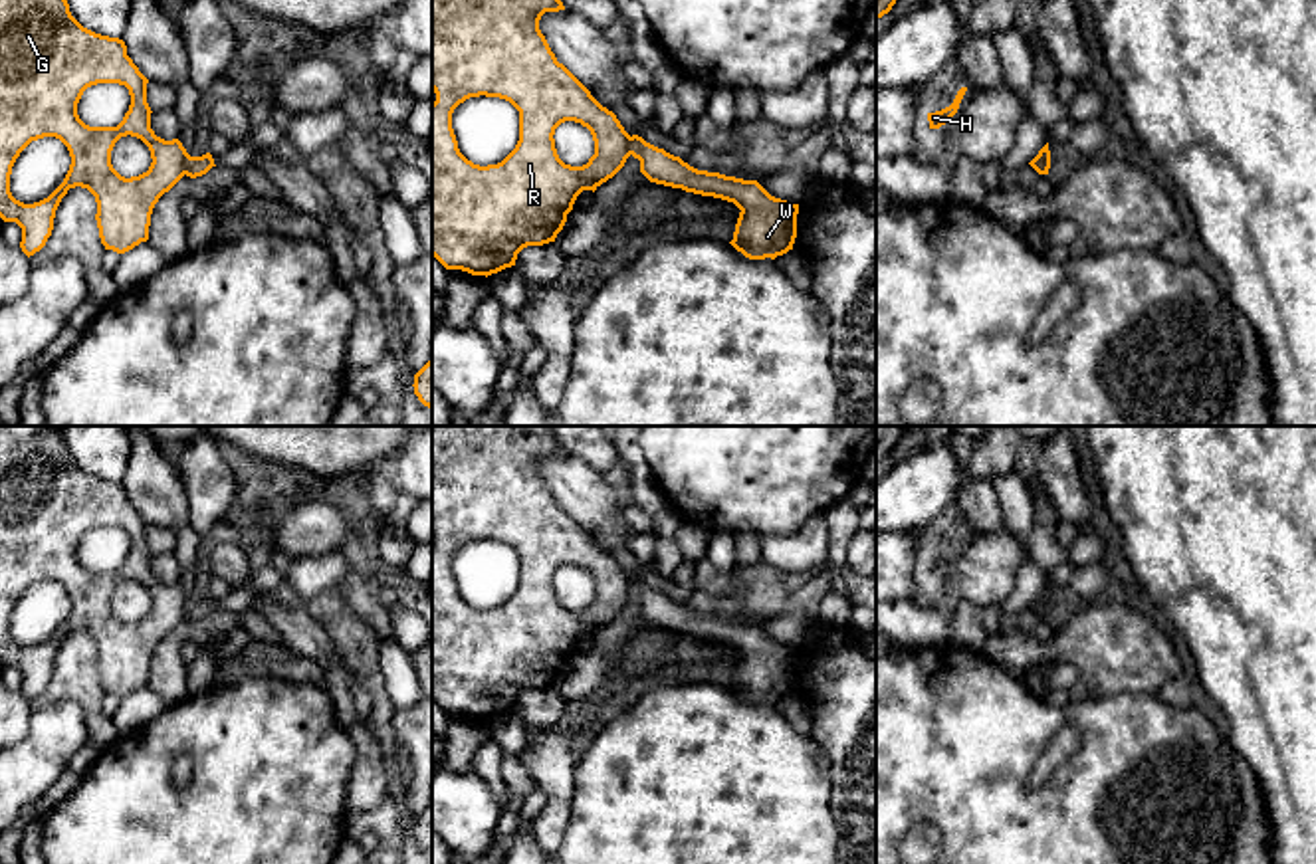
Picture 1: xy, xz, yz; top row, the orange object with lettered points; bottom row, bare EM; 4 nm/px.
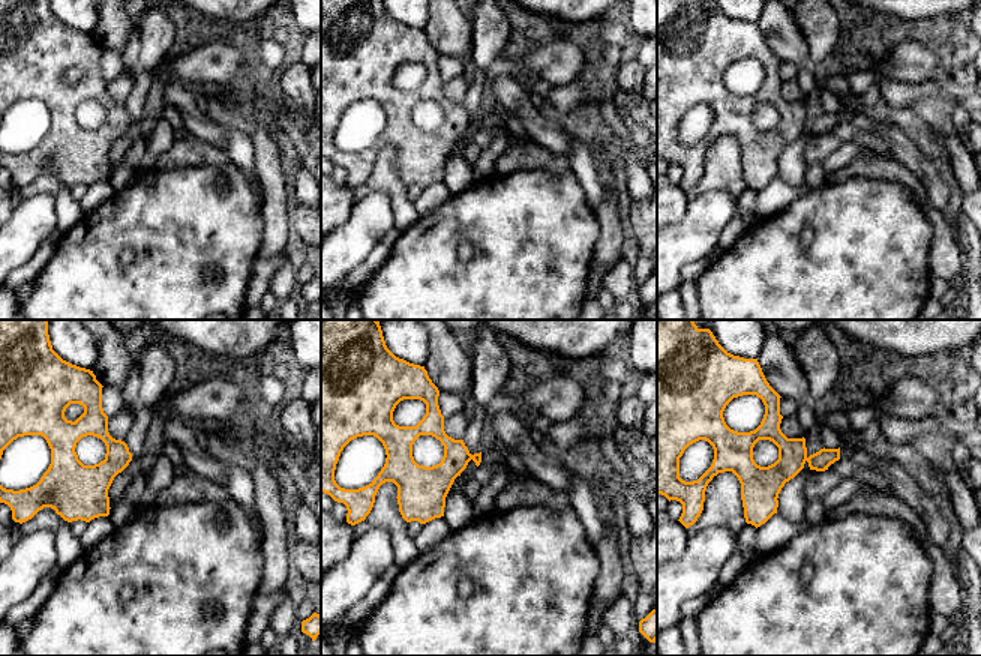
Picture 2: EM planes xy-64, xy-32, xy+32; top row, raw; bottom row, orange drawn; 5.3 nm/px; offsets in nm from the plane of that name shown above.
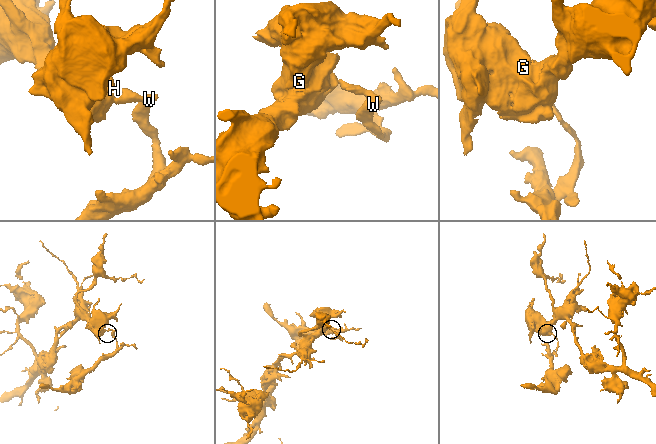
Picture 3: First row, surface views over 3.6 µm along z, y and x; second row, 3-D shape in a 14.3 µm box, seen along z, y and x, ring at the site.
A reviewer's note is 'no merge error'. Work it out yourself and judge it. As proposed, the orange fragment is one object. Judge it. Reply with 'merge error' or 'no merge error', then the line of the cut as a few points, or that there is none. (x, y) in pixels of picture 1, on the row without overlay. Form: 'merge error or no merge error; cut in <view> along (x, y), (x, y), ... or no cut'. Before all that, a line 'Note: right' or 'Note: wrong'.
Note: wrong
merge error; cut in xy along (189, 599), (185, 617)

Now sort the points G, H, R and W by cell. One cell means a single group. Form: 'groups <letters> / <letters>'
groups G H R / W

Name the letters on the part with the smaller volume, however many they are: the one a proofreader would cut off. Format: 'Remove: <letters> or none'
Remove: W

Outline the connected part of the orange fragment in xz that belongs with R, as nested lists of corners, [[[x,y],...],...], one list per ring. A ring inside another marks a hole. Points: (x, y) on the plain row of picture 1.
[[[432,426],[432,700],[446,713],[472,719],[492,719],[515,709],[527,690],[555,686],[567,666],[577,640],[597,634],[612,622],[630,600],[630,579],[612,555],[603,551],[591,535],[551,495],[539,474],[545,456],[565,454],[553,426]],[[470,541],[499,541],[519,555],[519,585],[497,608],[480,610],[468,604],[452,573],[454,553]],[[575,565],[587,571],[595,585],[595,598],[583,610],[565,608],[555,593],[555,573]]]

